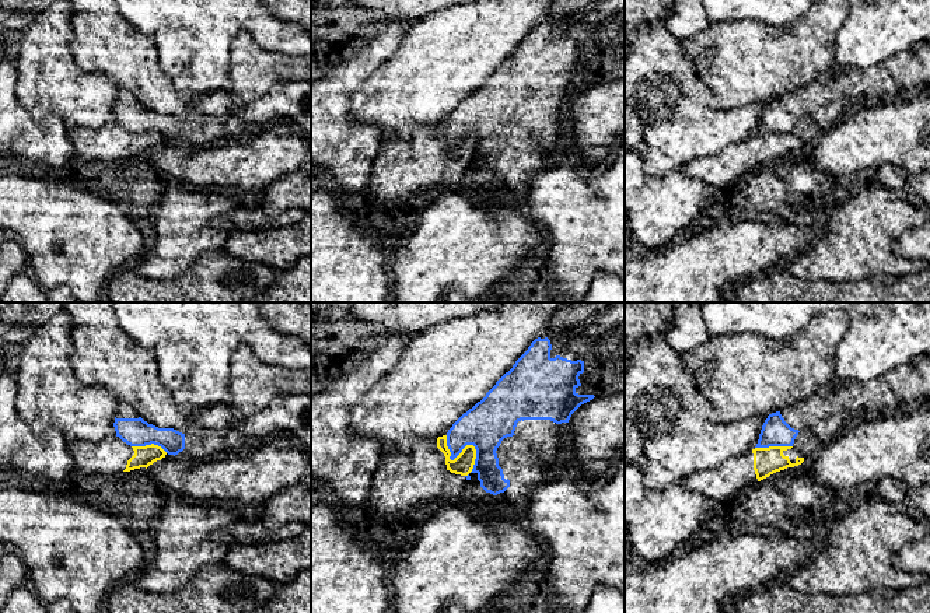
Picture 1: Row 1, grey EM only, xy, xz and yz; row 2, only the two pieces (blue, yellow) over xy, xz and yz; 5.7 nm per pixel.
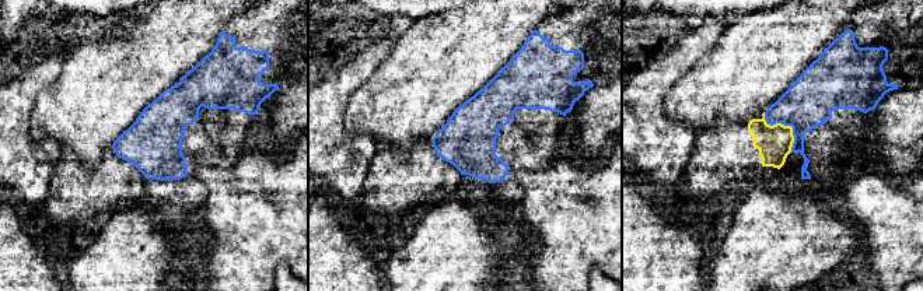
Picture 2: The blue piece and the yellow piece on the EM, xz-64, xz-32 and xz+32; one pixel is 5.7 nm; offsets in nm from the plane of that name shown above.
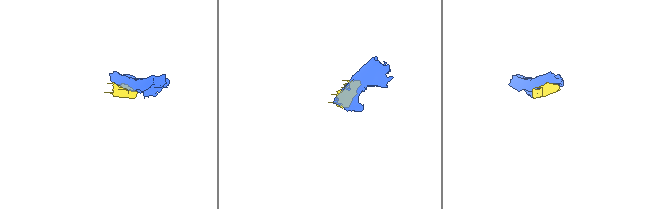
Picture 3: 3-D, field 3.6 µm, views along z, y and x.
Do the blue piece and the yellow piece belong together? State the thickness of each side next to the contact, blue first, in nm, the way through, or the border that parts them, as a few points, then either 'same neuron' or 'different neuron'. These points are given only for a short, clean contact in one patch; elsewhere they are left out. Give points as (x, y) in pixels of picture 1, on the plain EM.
260/120 nm | different neuron

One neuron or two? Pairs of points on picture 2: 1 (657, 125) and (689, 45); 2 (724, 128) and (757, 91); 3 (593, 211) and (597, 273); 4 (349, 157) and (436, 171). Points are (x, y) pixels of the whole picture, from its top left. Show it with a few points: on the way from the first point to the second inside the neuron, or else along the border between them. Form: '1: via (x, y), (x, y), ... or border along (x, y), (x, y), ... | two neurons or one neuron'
1: via (657, 105), (657, 81), (674, 65) | one neuron
2: border along (748, 119), (720, 118), (712, 128), (699, 133) | two neurons
3: border along (588, 274), (594, 267), (598, 267), (607, 276) | two neurons
4: border along (380, 147), (370, 162), (362, 192) | two neurons

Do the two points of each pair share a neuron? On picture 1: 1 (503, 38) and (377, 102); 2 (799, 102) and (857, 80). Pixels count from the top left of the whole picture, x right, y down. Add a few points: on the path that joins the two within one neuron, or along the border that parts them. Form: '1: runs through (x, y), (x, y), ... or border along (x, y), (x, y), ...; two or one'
1: runs through (472, 39), (451, 52), (418, 86), (408, 90); one
2: runs through (813, 95), (843, 80); one

